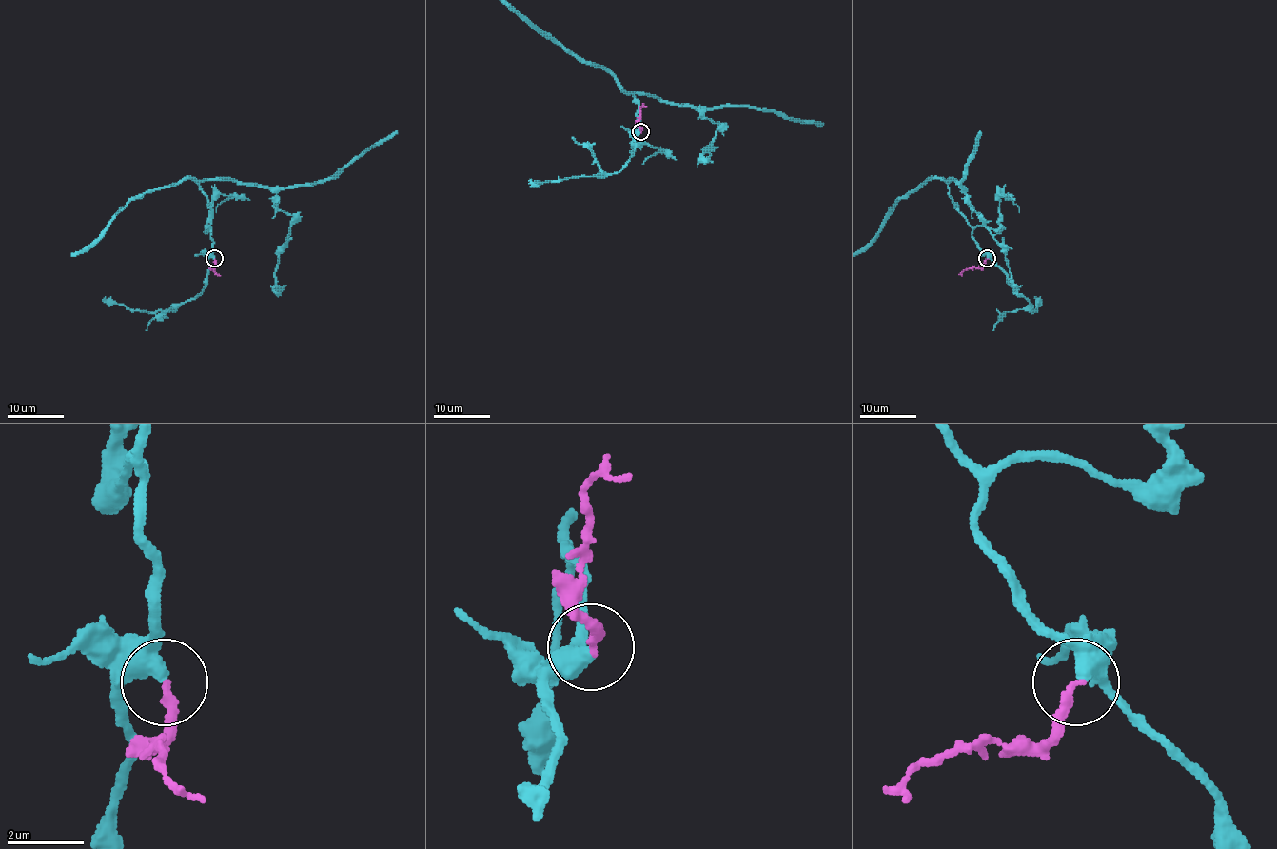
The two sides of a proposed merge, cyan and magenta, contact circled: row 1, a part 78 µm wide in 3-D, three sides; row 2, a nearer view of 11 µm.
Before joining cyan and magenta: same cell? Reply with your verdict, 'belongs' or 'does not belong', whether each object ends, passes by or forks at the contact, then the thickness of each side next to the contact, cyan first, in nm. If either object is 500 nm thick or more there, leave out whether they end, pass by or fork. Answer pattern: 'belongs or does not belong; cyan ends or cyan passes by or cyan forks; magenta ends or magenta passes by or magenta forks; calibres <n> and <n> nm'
does not belong; cyan passes by; magenta ends; calibres 340 and 240 nm

